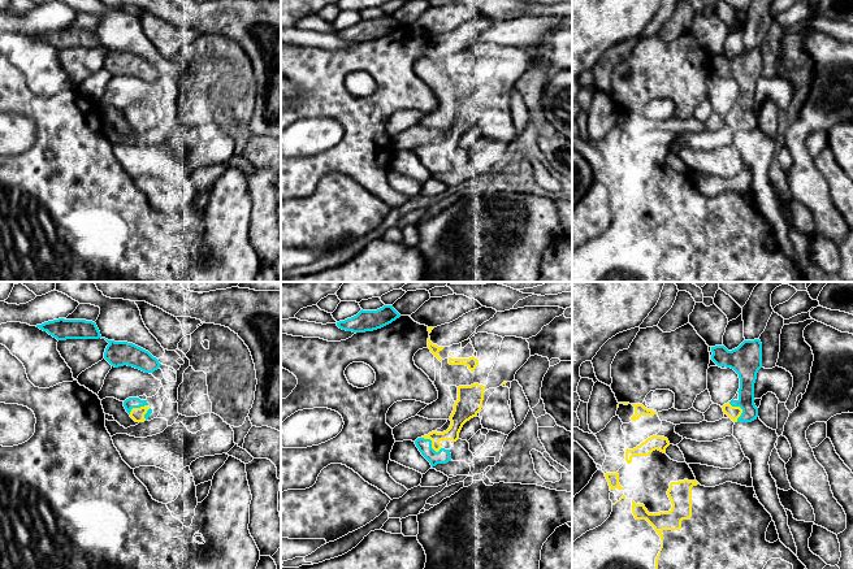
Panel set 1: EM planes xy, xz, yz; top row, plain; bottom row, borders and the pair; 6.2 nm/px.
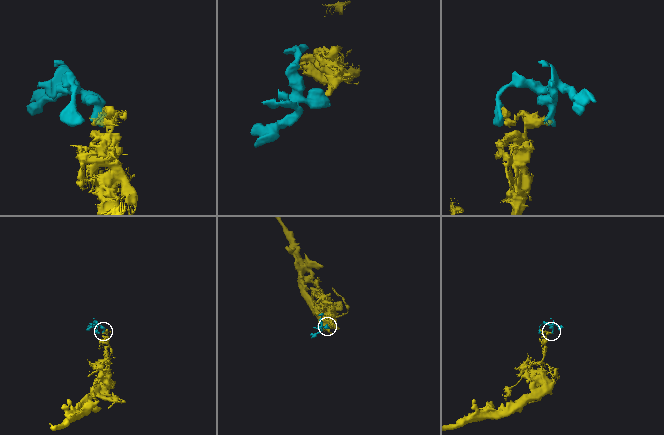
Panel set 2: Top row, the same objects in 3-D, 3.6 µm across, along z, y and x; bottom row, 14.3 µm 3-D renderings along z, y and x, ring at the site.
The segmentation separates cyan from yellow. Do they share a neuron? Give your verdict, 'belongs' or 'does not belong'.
does not belong

